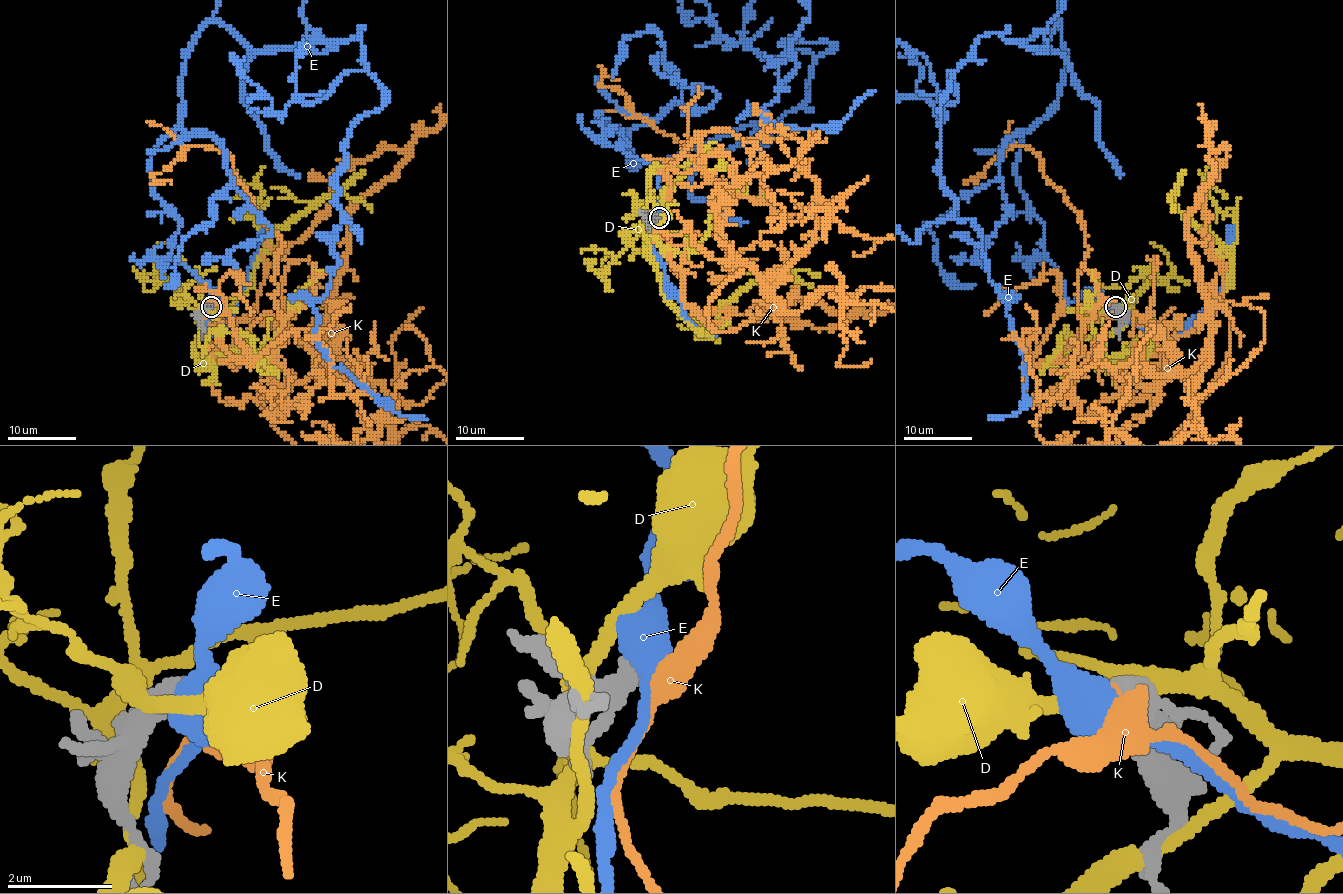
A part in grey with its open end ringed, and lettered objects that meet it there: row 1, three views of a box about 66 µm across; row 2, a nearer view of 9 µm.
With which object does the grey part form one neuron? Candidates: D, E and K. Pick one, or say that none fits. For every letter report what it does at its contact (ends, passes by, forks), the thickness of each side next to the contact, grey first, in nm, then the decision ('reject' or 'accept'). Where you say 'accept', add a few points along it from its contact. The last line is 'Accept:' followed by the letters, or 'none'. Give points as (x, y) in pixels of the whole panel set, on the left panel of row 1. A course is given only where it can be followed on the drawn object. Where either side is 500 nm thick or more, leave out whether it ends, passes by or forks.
D: it forks there; 400 nm thick on the grey side, 360 nm on the other; reject
E: 550 nm thick on the grey side, 550 nm on the other; reject
K: 500 nm thick on the grey side, 360 nm on the other; reject
Accept: none

